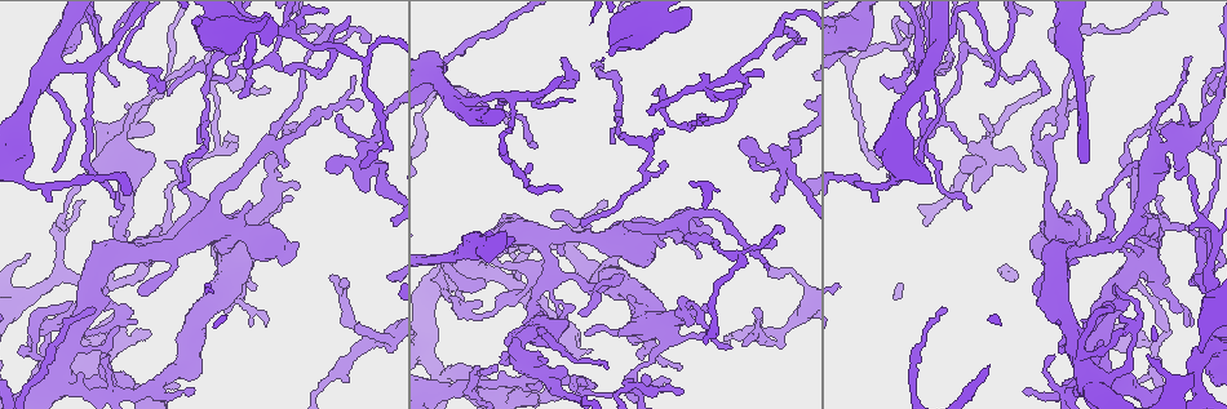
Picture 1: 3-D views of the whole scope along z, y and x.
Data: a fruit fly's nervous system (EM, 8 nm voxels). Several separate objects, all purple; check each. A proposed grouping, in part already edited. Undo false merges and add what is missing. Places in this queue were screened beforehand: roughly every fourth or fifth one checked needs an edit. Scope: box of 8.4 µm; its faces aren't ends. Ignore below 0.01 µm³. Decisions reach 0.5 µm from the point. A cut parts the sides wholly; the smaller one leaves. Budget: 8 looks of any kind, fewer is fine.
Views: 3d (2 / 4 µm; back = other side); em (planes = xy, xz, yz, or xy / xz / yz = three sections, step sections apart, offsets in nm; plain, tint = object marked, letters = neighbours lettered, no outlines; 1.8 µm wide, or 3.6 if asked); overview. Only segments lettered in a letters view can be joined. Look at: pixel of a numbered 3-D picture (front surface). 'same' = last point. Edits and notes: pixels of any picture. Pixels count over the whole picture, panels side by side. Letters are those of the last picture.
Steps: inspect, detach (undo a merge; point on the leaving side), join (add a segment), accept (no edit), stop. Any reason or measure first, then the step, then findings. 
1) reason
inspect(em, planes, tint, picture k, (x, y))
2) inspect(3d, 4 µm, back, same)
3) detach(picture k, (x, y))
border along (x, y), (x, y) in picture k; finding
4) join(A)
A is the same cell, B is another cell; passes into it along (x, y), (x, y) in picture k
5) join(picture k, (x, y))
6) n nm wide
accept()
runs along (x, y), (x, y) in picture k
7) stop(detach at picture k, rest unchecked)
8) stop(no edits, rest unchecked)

abrupt turn
inspect(3d, 4 µm, picture 1, (729, 76))

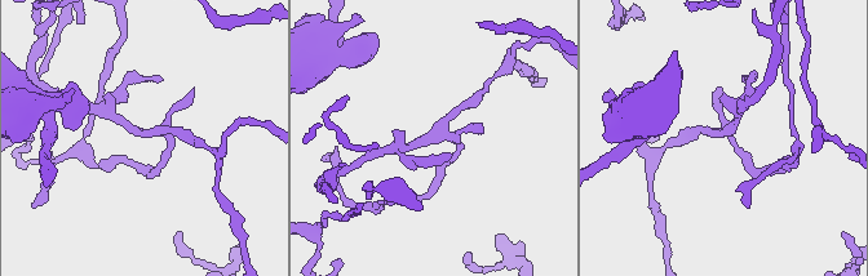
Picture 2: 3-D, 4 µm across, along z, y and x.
now the EM
inspect(em, xy, step 8, tint, picture 2, (436, 129))

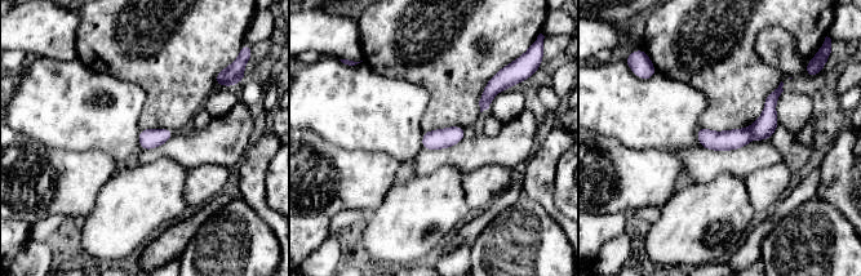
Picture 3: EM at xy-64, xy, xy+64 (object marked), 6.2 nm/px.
inspect(em, xz, step 16, letters, same)

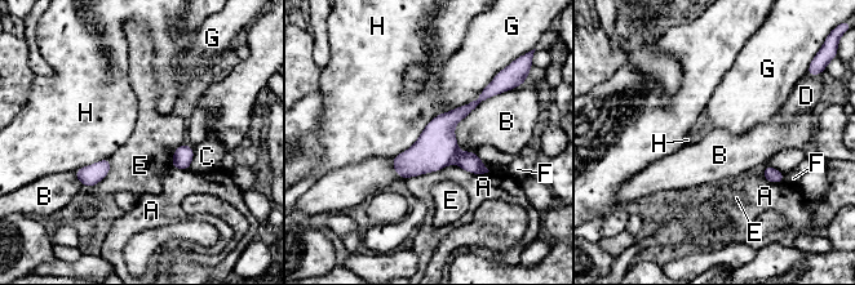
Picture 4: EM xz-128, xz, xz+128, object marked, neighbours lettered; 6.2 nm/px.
detach(picture 4, (469, 160))
A, B, C, D, E, F, G and H are other cells; border along (457, 154), (453, 159) in picture 4; two neurons meet here

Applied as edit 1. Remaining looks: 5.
see it whole again
inspect(overview)

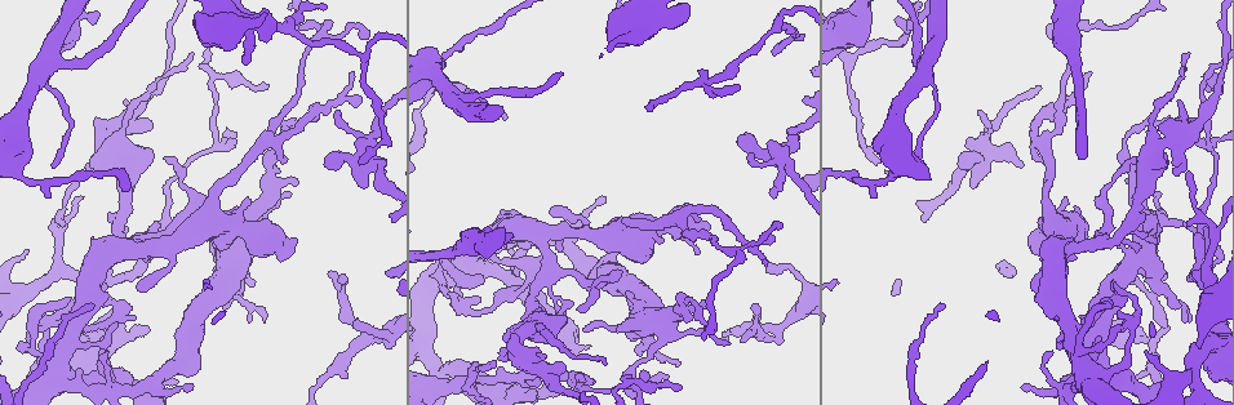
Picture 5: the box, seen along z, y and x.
branch stops here
inspect(3d, 2 µm, picture 5, (965, 166))

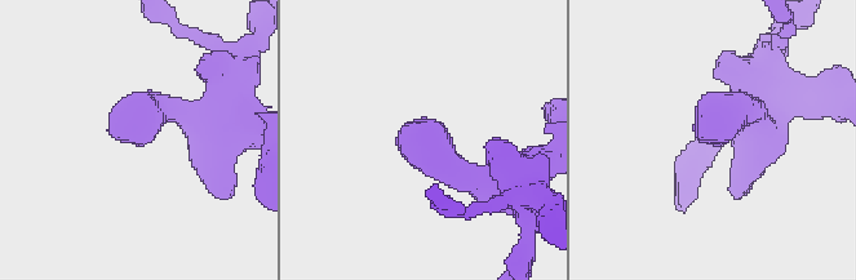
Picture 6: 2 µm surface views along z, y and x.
inspect(em, 3.6 µm, yz, step 16, letters, picture 6, (711, 129))

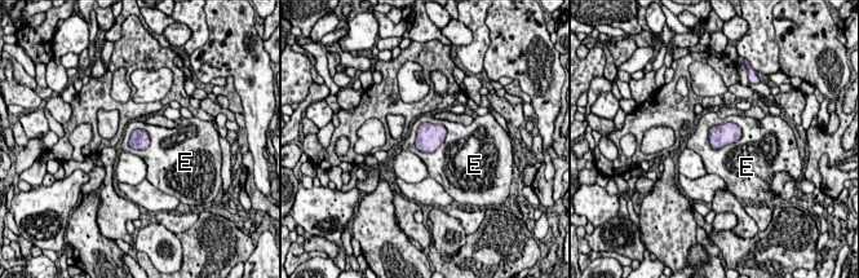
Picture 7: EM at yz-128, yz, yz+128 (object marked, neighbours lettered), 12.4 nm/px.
inspect(em, 3.6 µm, planes, letters, same)

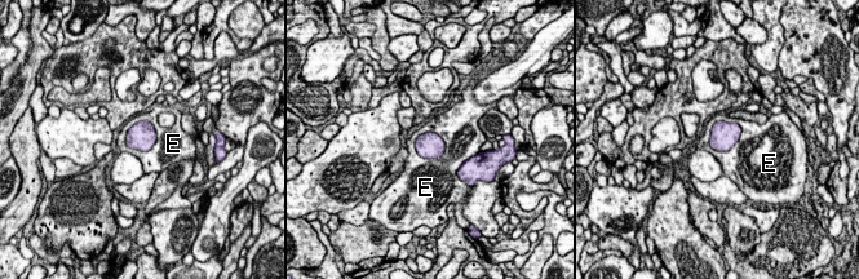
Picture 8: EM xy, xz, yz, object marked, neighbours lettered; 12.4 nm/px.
320 nm wide
accept()
E is another cell; border along (742, 128), (727, 150), (708, 142) in picture 8; none of them fits

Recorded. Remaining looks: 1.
stop(detach at picture 4, rest unchecked)

